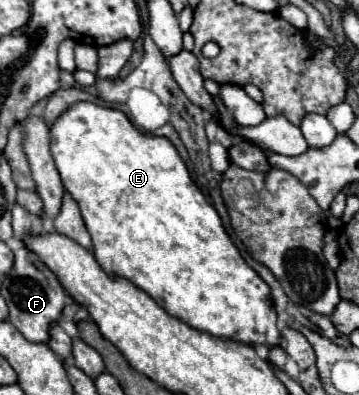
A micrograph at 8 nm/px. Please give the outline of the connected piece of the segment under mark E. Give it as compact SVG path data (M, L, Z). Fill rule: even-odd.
M78 101L50 127L50 151L64 189L78 203L82 219L88 223L94 255L106 273L130 279L136 287L154 297L170 315L186 321L194 329L222 339L234 337L248 345L280 343L270 287L246 265L226 235L220 215L190 179L176 147L166 137L138 131L120 109Z

